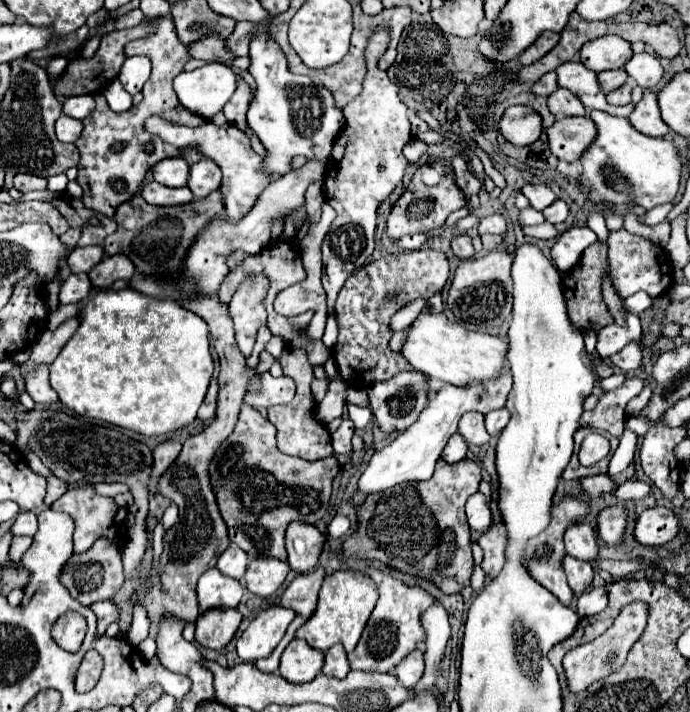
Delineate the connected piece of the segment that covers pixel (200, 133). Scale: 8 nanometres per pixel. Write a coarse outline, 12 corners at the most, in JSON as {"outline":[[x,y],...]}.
{"outline":[[207,121],[147,131],[179,149],[203,151],[223,167],[223,219],[243,219],[273,181],[241,129]]}

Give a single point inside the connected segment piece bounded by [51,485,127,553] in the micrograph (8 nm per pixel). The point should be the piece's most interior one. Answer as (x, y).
(94, 515)

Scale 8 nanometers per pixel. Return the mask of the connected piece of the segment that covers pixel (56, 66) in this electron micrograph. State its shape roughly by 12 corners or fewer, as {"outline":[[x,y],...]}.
{"outline":[[53,57],[47,63],[49,75],[61,75],[69,59]]}

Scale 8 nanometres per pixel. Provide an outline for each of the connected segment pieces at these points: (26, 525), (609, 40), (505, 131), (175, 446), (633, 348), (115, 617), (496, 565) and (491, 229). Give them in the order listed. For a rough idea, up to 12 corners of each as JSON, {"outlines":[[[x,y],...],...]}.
{"outlines":[[[29,511],[19,513],[9,531],[13,537],[33,537],[37,517]],[[613,35],[589,41],[581,63],[595,73],[621,69],[631,45]],[[509,107],[499,121],[513,145],[531,145],[541,135],[533,107]],[[177,439],[159,443],[153,451],[151,477],[157,477],[177,459]],[[637,343],[625,345],[611,363],[623,373],[641,367],[643,353]],[[113,601],[93,603],[99,633],[109,623],[119,621],[119,609]],[[495,523],[477,543],[485,551],[481,563],[487,579],[505,565],[507,531]],[[503,215],[485,217],[479,223],[479,235],[505,233]]]}

